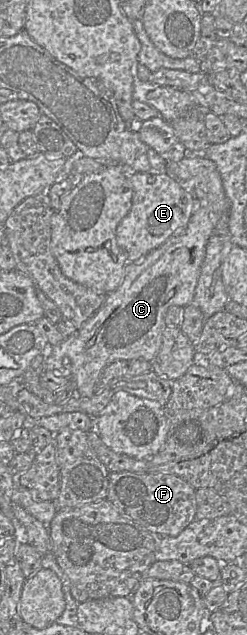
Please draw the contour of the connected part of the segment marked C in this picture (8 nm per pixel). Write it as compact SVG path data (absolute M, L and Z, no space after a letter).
M192 151L180 161L167 161L166 173L189 192L194 199L195 210L188 224L176 231L162 246L151 251L137 262L128 262L121 284L107 295L99 310L80 327L77 332L53 347L51 355L44 361L44 370L73 379L77 384L80 398L91 398L96 393L96 385L104 368L116 360L143 359L152 362L161 347L165 315L169 307L185 307L193 302L199 273L205 257L206 245L214 234L215 226L223 215L230 212L221 175L216 164L206 157L198 156L204 151Z

